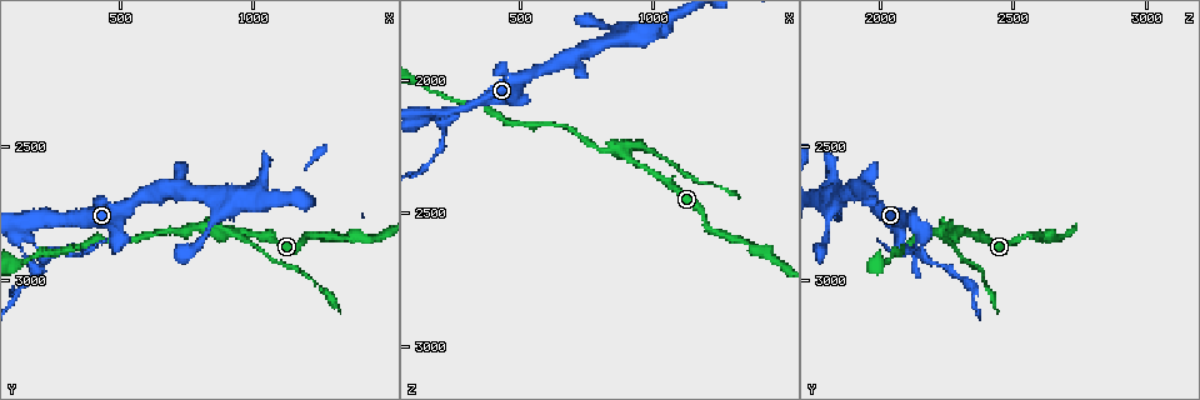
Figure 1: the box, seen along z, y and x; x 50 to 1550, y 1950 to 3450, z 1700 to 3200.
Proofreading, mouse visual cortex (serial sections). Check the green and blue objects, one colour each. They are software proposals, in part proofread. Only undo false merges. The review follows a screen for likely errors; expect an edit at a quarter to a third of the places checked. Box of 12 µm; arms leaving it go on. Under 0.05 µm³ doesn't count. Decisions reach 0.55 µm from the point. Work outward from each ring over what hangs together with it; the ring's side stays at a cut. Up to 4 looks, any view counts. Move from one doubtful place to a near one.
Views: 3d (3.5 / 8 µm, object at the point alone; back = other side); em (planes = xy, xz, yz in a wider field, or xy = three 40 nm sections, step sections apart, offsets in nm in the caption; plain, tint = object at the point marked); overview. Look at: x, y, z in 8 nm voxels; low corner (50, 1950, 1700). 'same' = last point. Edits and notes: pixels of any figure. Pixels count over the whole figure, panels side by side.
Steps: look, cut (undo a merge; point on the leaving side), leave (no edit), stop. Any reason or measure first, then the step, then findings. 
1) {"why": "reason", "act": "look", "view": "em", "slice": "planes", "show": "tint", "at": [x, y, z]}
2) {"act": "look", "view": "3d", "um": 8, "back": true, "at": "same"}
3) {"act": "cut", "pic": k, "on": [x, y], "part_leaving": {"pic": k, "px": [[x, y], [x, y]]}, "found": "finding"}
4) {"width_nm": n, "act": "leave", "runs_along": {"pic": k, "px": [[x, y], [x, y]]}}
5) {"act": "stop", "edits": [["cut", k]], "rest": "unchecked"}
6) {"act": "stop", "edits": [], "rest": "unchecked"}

{"why": "abrupt turn", "act": "look", "view": "3d", "um": 8, "at": [890, 2810, 2270]}

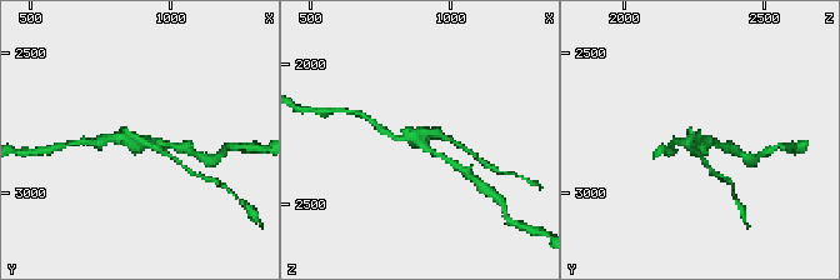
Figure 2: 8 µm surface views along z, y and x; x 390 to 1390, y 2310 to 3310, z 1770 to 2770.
{"arms": 3, "arm_widths_nm": [150, 150, 200], "why": "need the tissue", "act": "look", "view": "em", "slice": "xy", "step": 3, "show": "tint", "at": [880, 2810, 2270]}

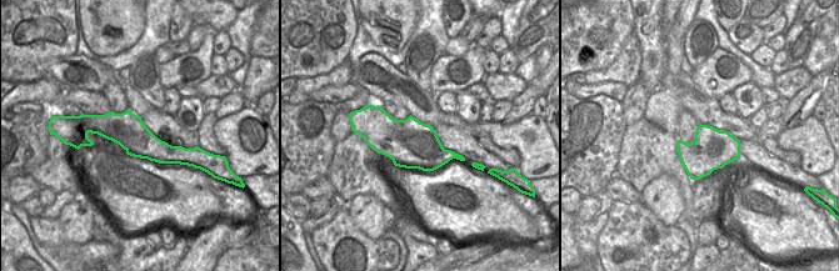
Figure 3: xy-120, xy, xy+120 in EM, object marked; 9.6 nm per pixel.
{"act": "cut", "pic": 2, "on": [446, 138], "part_leaving": {"pic": 2, "px": [[424, 136], [435, 131], [465, 149]]}, "found": "two cells meet here"}

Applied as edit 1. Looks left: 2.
{"why": "arms part here", "act": "look", "view": "3d", "um": 3.5, "at": [200, 2900, 2170]}

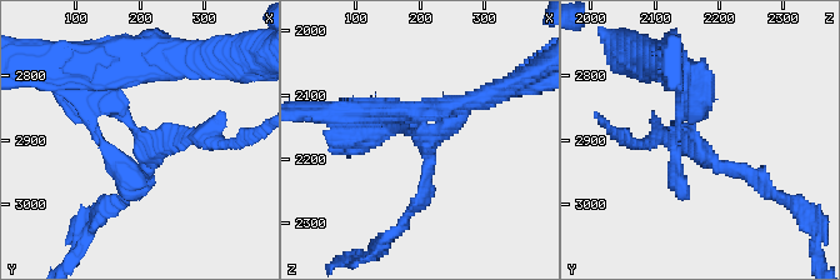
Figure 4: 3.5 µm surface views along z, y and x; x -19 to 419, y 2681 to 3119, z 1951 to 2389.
{"why": "need the tissue", "act": "look", "view": "em", "slice": "planes", "show": "tint", "at": [210, 2910, 2170]}

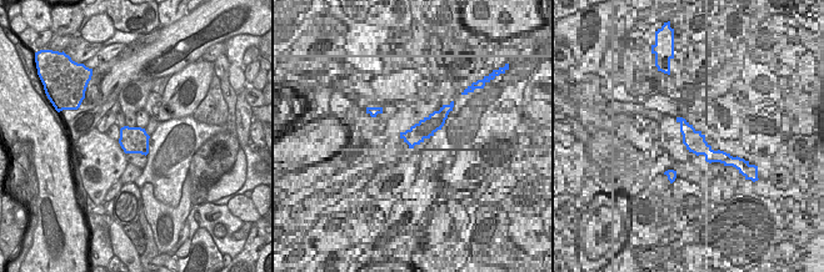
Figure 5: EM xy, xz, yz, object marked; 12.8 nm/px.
{"act": "cut", "pic": 4, "on": [450, 126], "part_leaving": {"pic": 4, "px": [[414, 131], [429, 170], [410, 211]]}, "found": "a second cell is stuck on"}

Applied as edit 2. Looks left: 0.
{"act": "stop", "edits": [["cut", 2], ["cut", 4]], "rest": "unchecked"}

